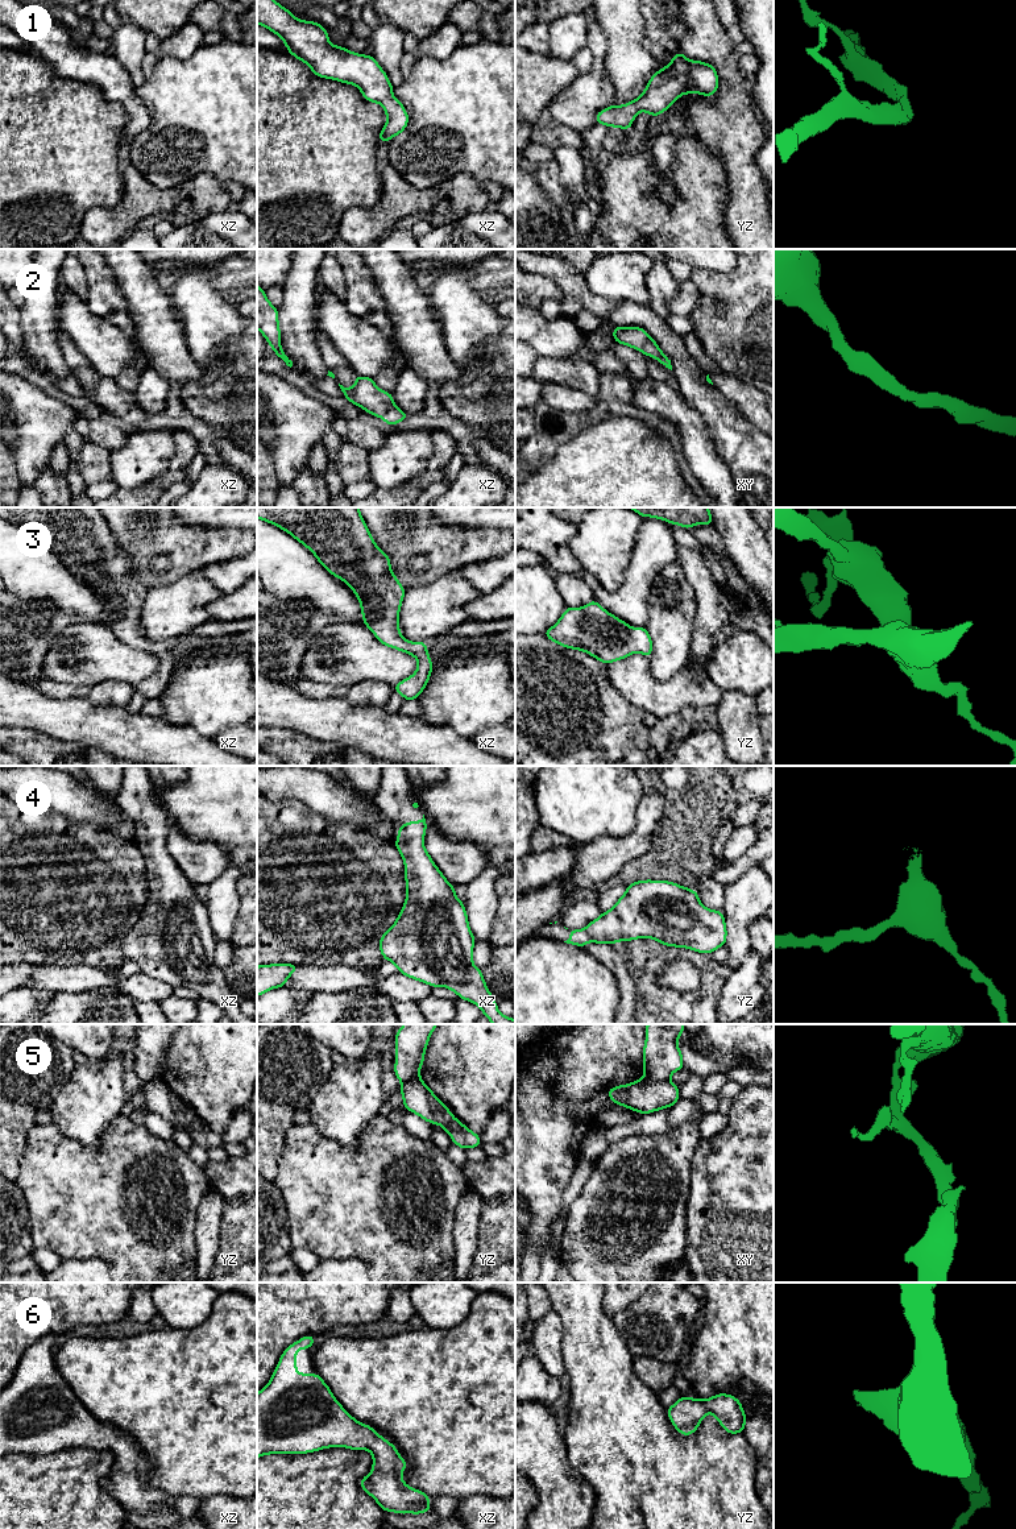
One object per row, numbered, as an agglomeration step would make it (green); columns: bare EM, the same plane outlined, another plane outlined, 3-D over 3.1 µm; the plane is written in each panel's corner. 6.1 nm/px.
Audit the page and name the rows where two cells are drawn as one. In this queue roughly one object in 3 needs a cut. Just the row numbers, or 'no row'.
5

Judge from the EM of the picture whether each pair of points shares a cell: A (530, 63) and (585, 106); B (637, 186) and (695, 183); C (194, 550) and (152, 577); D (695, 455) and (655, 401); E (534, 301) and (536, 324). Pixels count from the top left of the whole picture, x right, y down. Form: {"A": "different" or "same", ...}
{"A": "different", "B": "same", "C": "same", "D": "same", "E": "different"}

